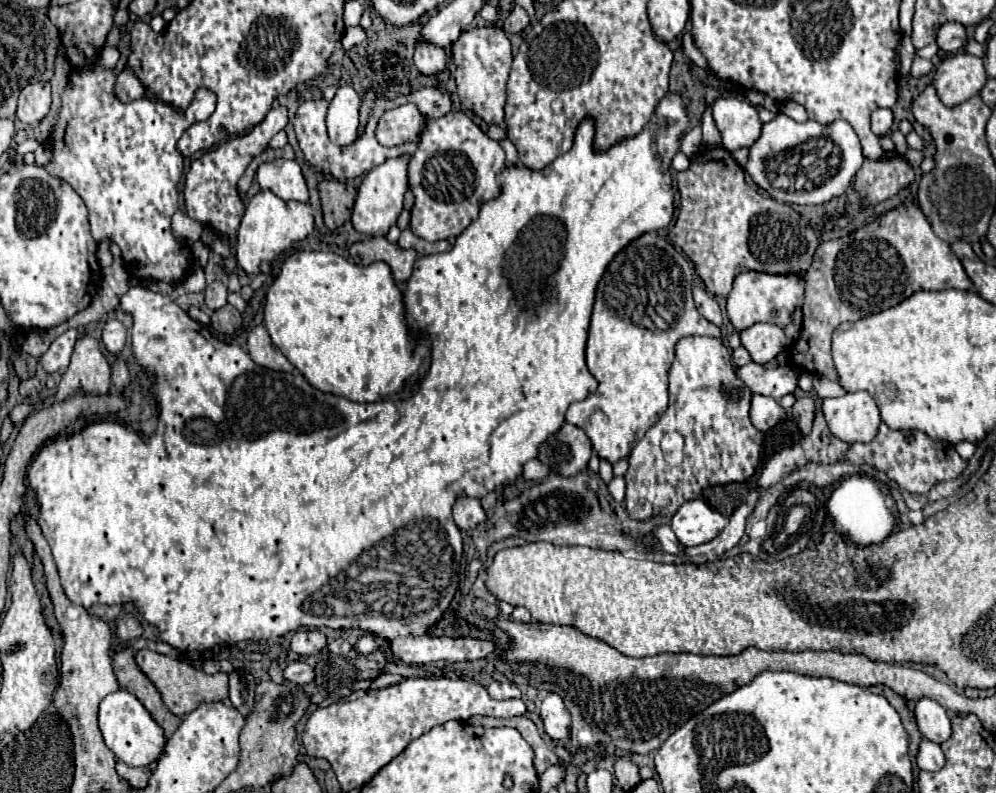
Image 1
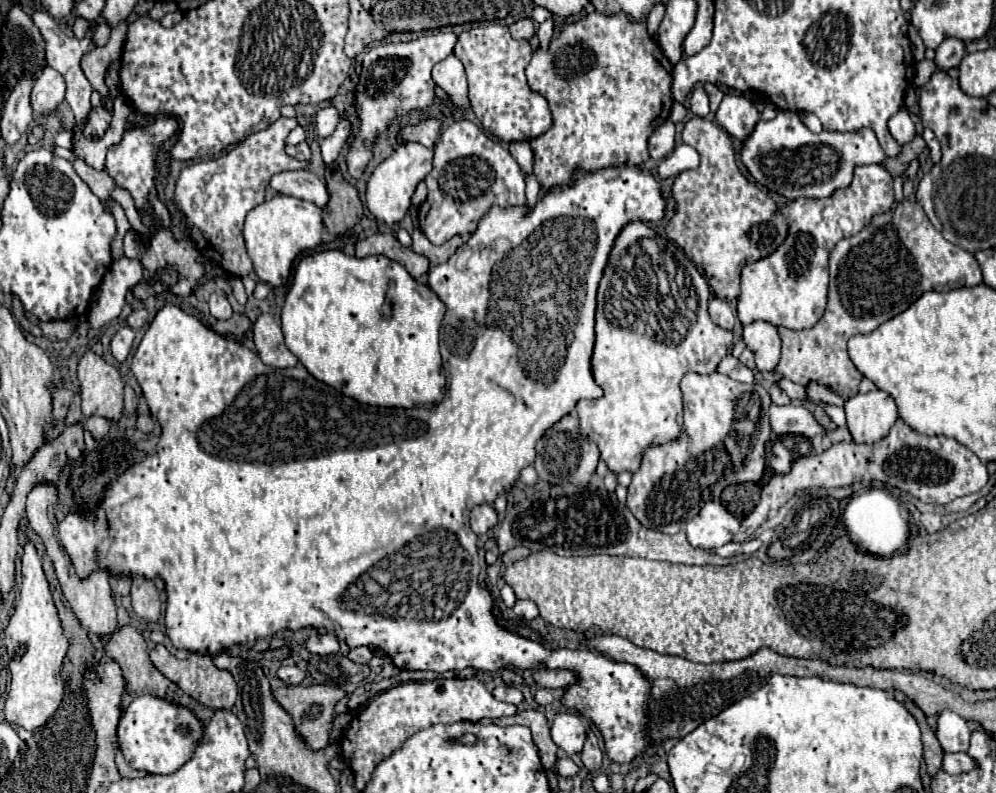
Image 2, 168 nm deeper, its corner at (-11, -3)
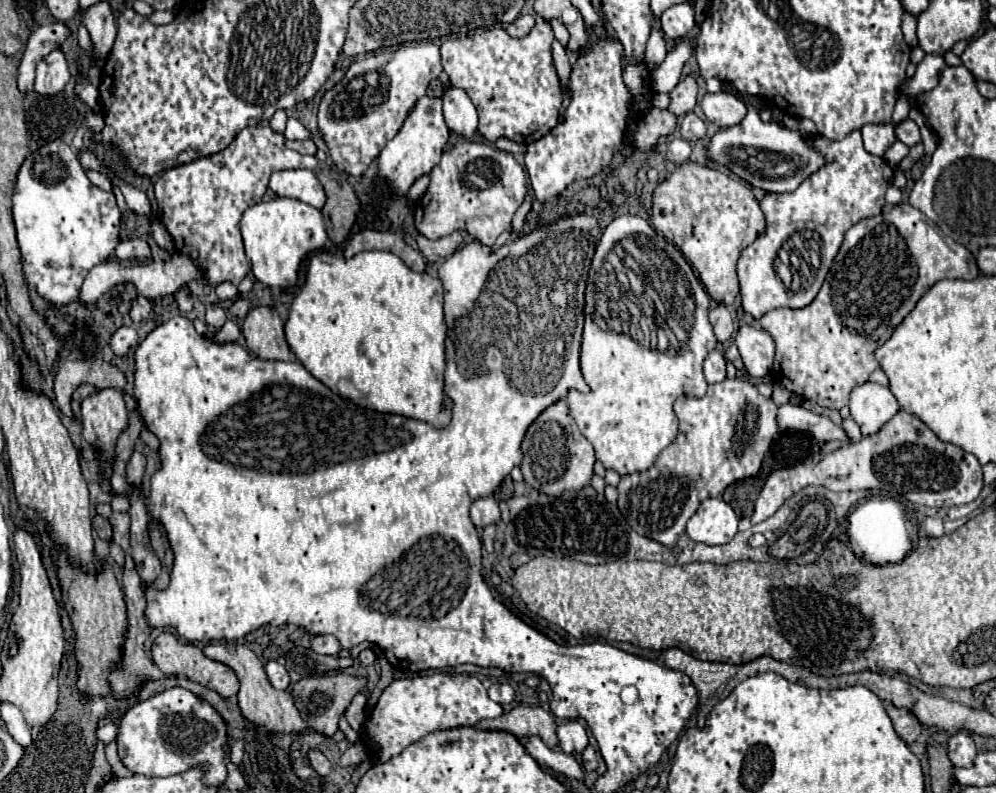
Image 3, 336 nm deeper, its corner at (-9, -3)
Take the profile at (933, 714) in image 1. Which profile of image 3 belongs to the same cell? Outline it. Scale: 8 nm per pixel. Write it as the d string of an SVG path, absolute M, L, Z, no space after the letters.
M959 731L949 737L947 753L949 753L949 759L953 761L955 767L971 767L973 759L977 757L977 747L967 733Z

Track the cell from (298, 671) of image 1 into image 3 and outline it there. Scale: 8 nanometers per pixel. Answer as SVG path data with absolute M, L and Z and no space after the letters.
M269 661L265 665L265 671L267 671L267 677L271 681L271 685L275 689L287 689L289 687L289 675L287 675L287 669L279 663L279 661Z

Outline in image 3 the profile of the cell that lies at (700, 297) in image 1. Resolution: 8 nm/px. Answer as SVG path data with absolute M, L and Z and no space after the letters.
M715 305L709 311L709 319L711 319L713 331L715 331L715 337L717 337L719 343L731 339L733 331L735 331L735 325L733 325L733 317L731 317L731 313L725 305Z

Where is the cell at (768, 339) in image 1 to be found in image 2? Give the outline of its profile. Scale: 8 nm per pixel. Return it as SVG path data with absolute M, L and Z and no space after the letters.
M755 321L743 327L743 341L755 353L759 371L773 371L781 357L781 339L777 327L765 321Z

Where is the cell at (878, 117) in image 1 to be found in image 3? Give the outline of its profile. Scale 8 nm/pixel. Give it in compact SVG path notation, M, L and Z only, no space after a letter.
M905 119L903 123L899 123L899 125L895 127L895 135L897 135L897 139L899 139L899 141L903 141L903 143L905 143L905 145L909 145L909 147L913 147L913 145L921 143L919 127L917 127L917 125L915 125L915 121L911 121L911 119Z

